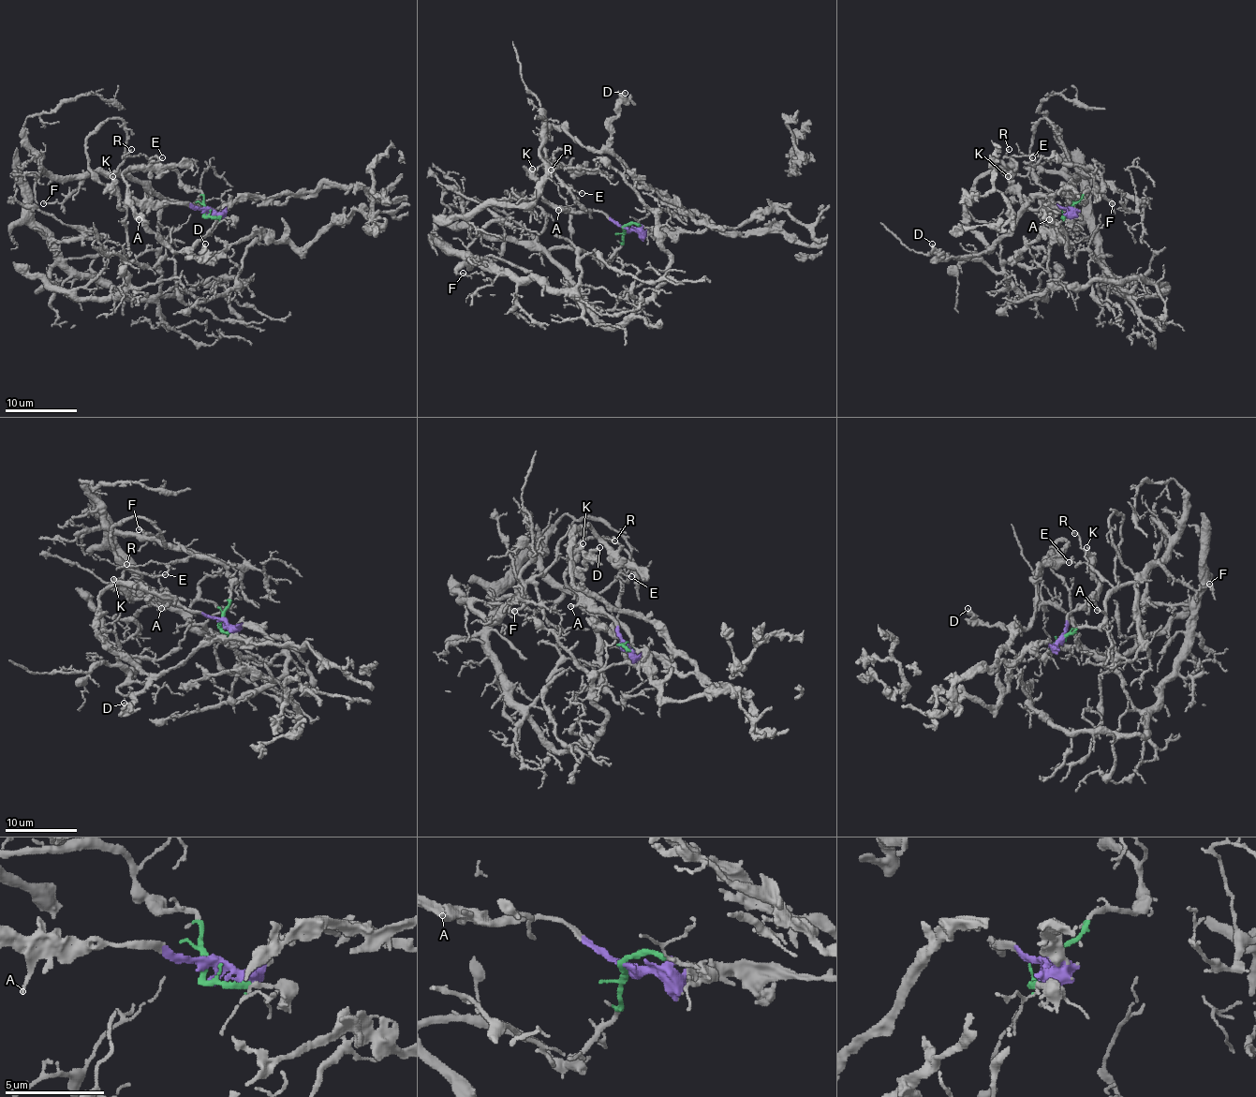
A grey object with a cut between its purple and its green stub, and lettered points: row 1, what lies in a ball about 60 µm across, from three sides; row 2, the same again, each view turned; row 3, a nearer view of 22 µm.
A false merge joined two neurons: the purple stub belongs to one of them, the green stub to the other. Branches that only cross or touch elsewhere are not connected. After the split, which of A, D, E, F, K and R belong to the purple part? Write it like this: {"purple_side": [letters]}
{"purple_side": ["A", "D", "K"]}

